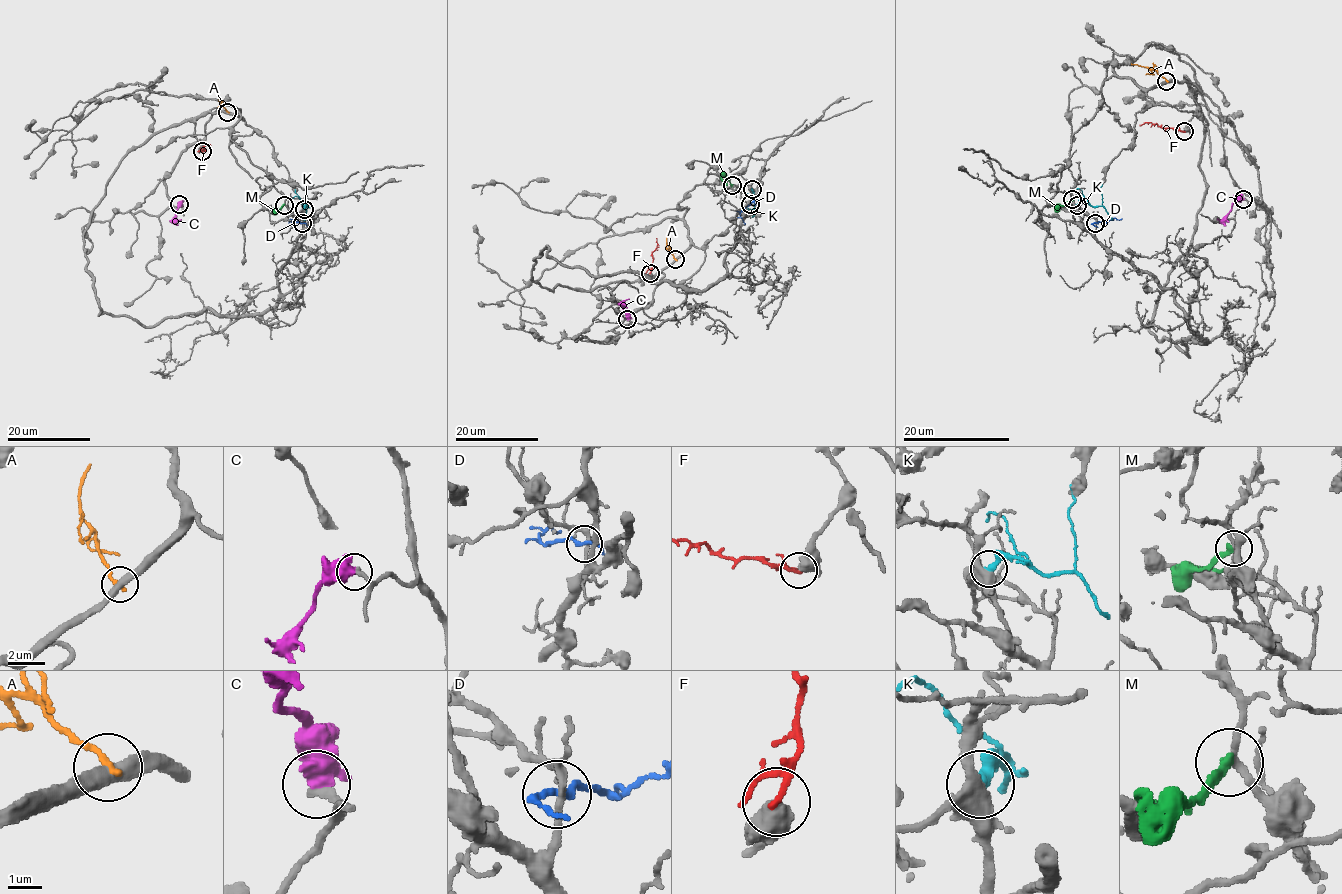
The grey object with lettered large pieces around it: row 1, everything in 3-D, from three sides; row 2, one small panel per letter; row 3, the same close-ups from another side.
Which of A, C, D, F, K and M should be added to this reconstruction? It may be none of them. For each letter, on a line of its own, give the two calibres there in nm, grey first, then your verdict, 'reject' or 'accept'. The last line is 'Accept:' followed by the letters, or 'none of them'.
A: 440 nm thick on the grey side, 220 nm on the other; reject
C: 320 nm thick on the grey side, 500 nm on the other; accept
D: 190 nm thick on the grey side, 180 nm on the other; reject
F: 650 nm thick on the grey side, 140 nm on the other; reject
K: 440 nm thick on the grey side, 360 nm on the other; reject
M: 200 nm thick on the grey side, 320 nm on the other; reject
Accept: C

